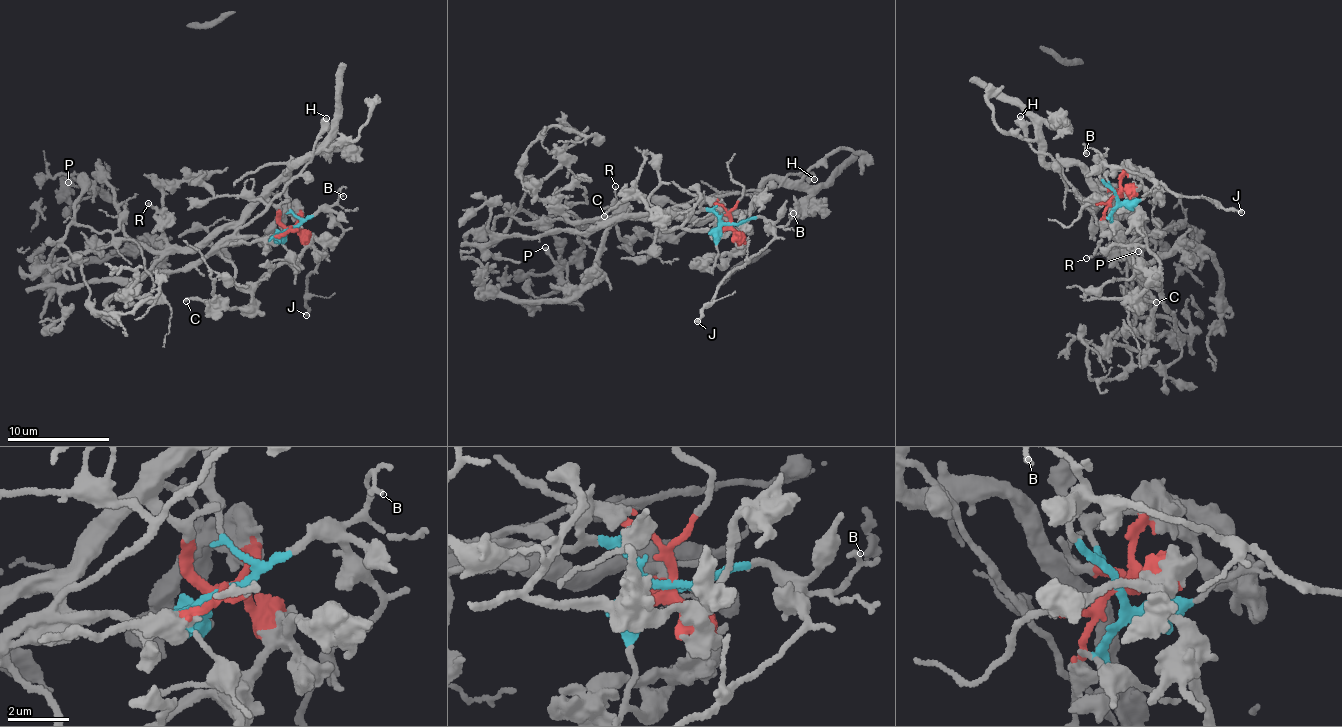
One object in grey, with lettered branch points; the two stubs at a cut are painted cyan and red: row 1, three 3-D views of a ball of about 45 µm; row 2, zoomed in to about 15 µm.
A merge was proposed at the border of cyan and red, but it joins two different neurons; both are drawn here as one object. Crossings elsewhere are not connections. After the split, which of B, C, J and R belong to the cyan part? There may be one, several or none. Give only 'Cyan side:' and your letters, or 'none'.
Cyan side: B, J

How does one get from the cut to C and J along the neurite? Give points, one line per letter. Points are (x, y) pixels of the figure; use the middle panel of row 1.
C: (729, 224), (736, 237), (676, 226), (666, 230), (637, 199), (611, 206), (603, 217)
J: (729, 224), (763, 217), (771, 224), (776, 239), (730, 274), (696, 322)

